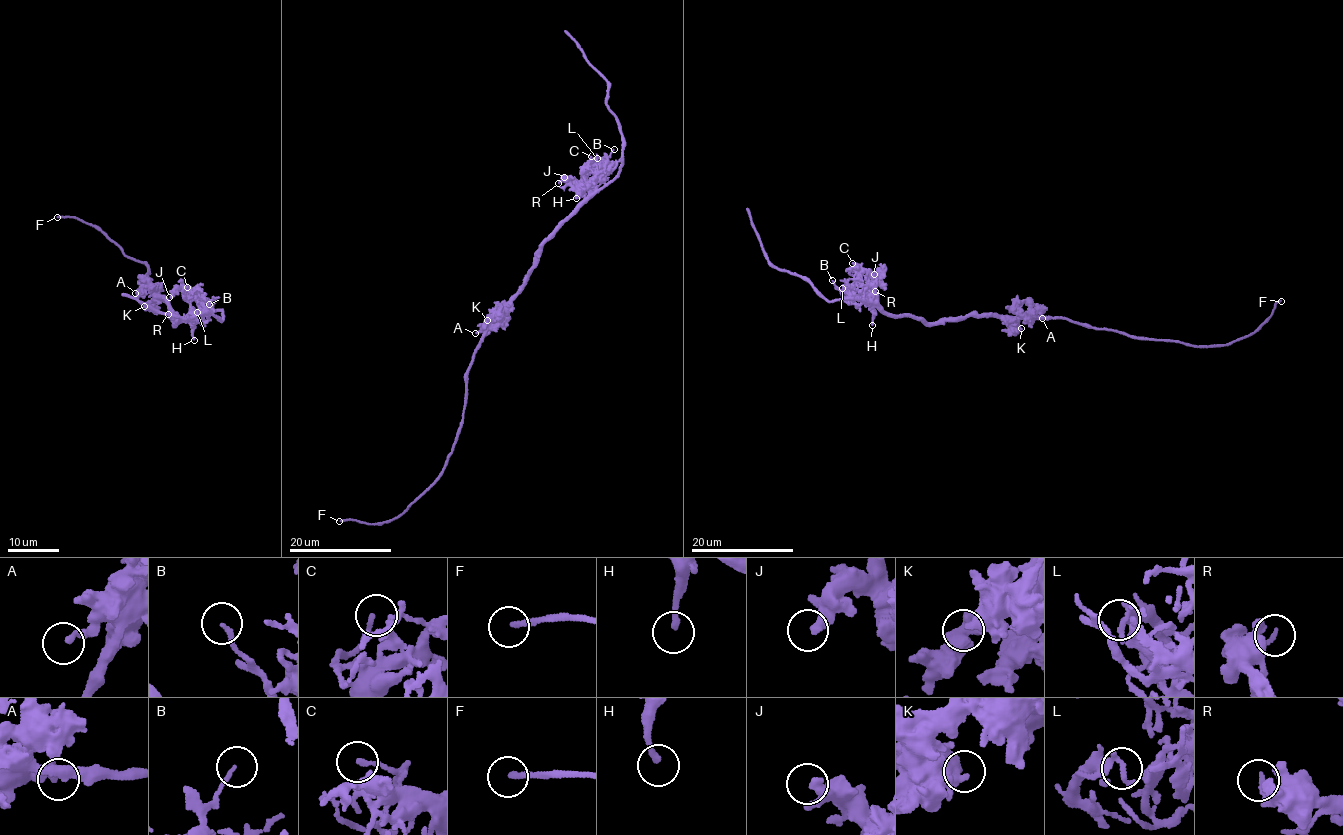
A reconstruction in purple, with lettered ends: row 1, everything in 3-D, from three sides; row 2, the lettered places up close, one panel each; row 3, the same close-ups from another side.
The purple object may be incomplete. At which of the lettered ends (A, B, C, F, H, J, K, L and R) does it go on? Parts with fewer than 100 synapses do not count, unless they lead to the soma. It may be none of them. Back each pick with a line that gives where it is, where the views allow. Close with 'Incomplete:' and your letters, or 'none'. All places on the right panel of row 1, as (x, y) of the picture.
Incomplete: none

